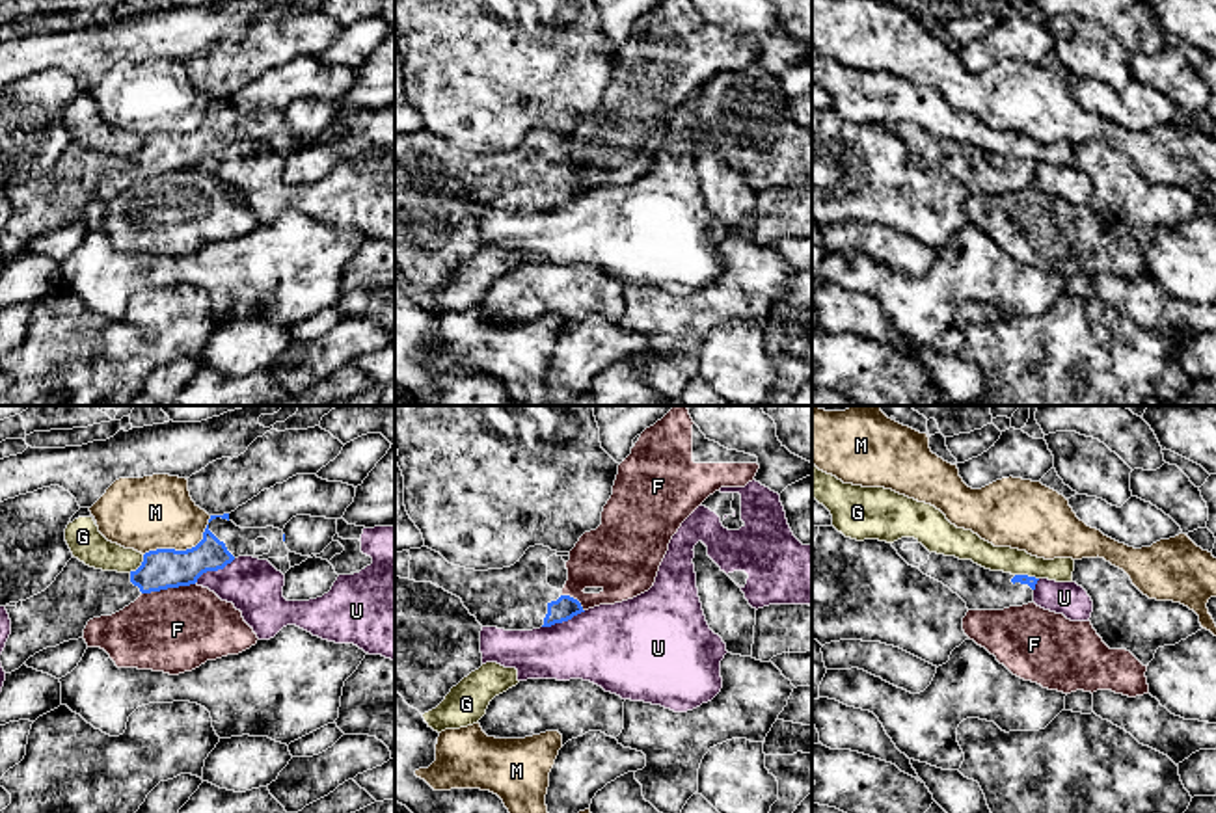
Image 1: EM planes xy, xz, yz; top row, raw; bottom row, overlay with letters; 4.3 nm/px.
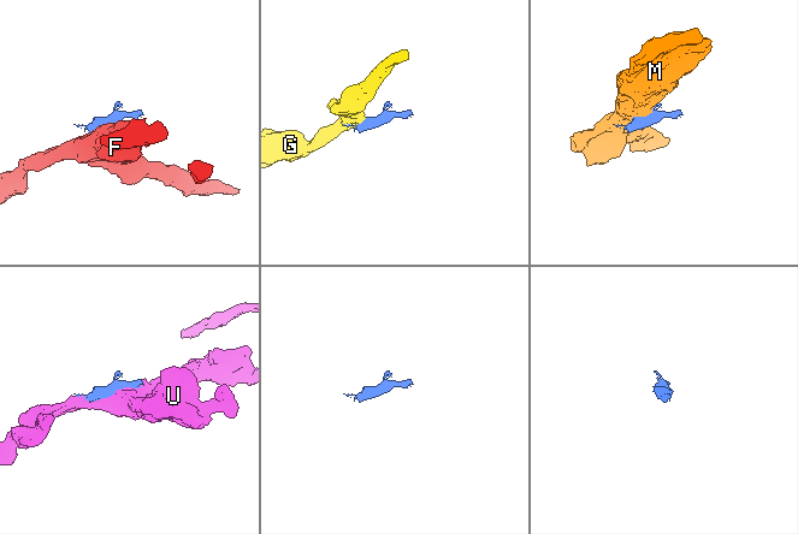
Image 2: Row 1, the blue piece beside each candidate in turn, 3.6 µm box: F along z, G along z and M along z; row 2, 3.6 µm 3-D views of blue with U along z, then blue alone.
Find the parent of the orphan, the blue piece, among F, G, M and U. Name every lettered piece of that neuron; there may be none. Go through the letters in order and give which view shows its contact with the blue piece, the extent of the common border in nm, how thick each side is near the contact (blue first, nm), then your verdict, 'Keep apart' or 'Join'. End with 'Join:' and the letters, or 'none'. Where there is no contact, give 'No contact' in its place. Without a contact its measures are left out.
F: Touches blue in xy. Shared border 240 nm. Thickness 180 nm (blue) against 360 nm. Keep apart
G: Touches blue in yz. Shared border 110 nm. Thickness 50 nm (blue) against 110 nm. Keep apart
M: Touches blue in xy. Shared border 340 nm. Thickness 180 nm (blue) against 320 nm. Keep apart
U: Touches blue in xz. Shared border 200 nm. Thickness 100 nm (blue) against 360 nm. Keep apart
Join: none

